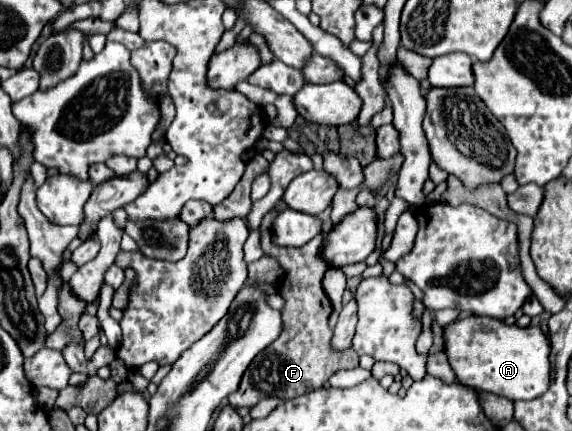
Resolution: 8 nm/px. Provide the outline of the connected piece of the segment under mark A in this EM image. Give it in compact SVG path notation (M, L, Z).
M464 317L444 327L444 353L460 383L510 401L536 399L550 385L550 341L540 327L516 327L490 317Z

